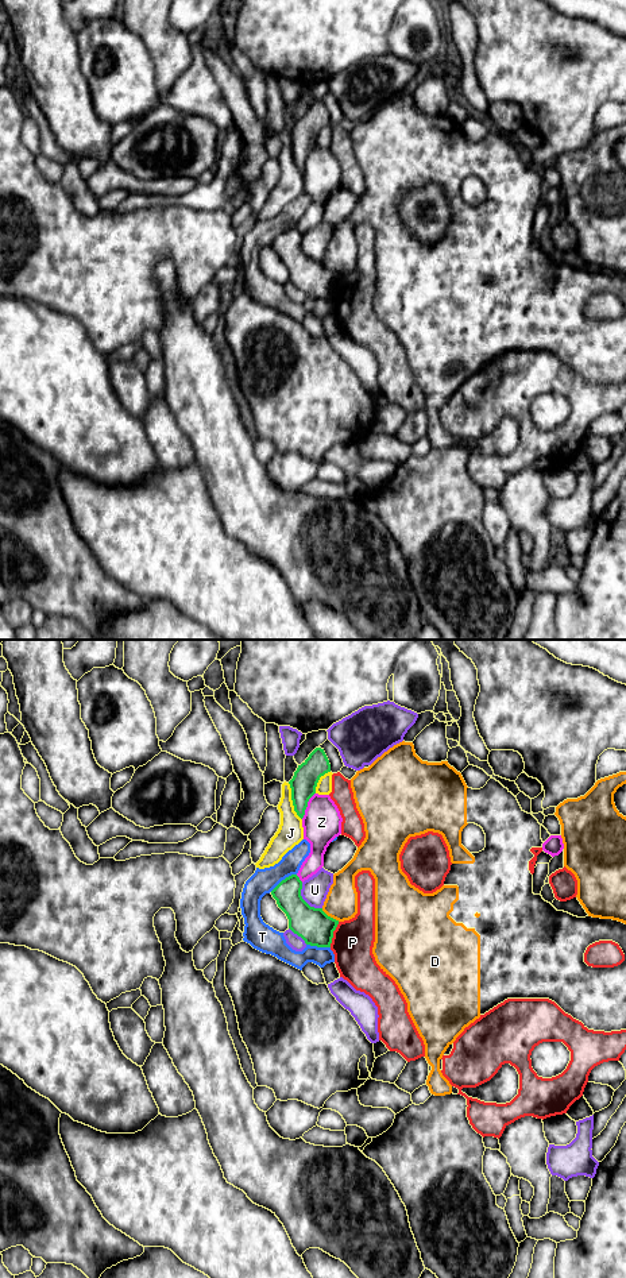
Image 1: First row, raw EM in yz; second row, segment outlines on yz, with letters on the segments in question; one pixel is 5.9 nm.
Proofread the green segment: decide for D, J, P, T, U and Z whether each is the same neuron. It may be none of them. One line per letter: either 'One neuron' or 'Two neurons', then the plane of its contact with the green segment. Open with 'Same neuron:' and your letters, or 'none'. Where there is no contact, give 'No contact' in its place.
Same neuron: none
D: Two neurons. Touches green in yz
J: Two neurons. Touches green in yz
P: Two neurons. Touches green in yz
T: Two neurons. Touches green in yz
U: Two neurons. Touches green in yz
Z: Two neurons. Touches green in yz

